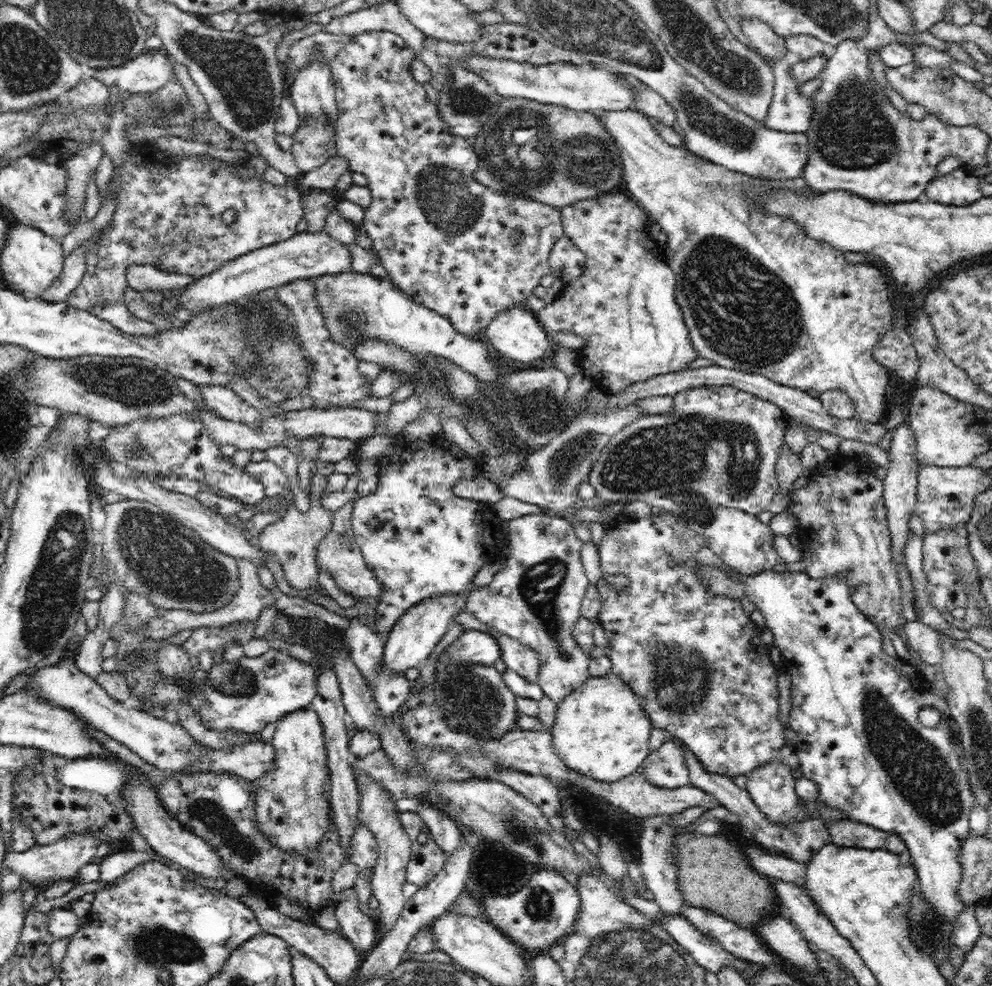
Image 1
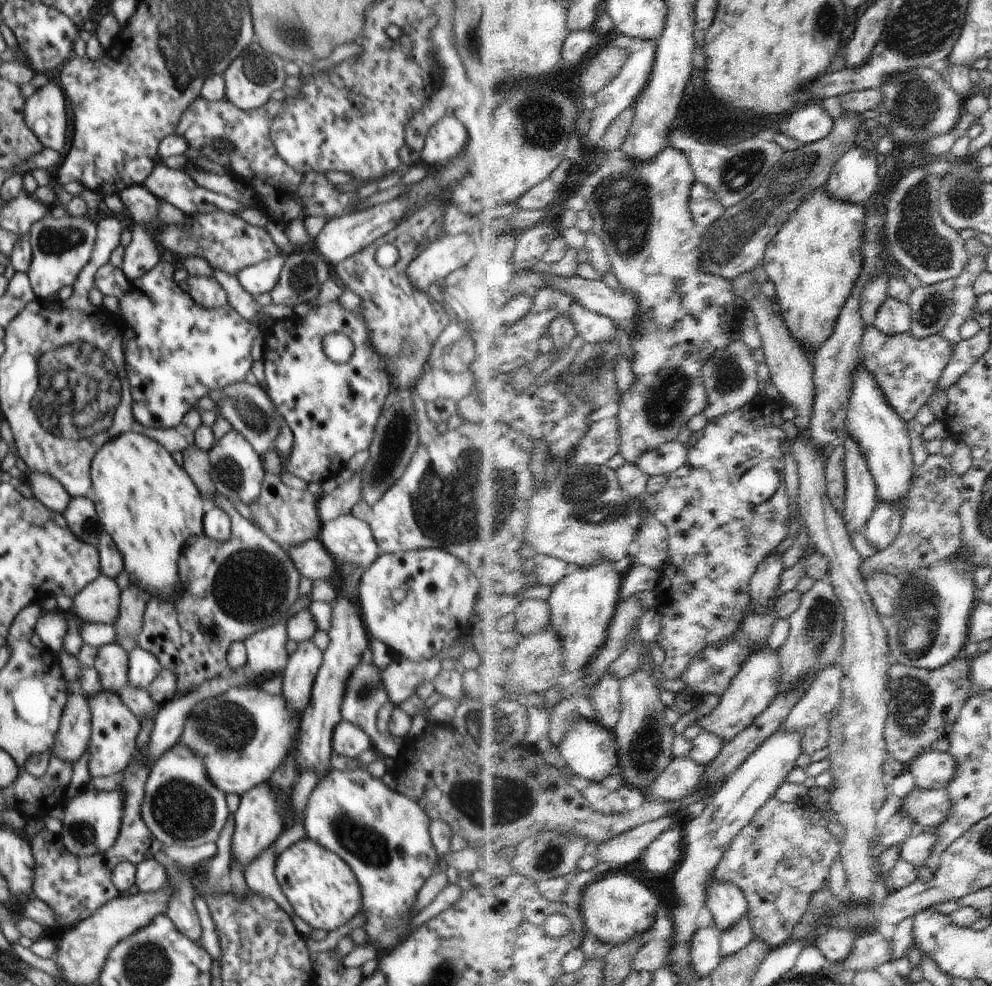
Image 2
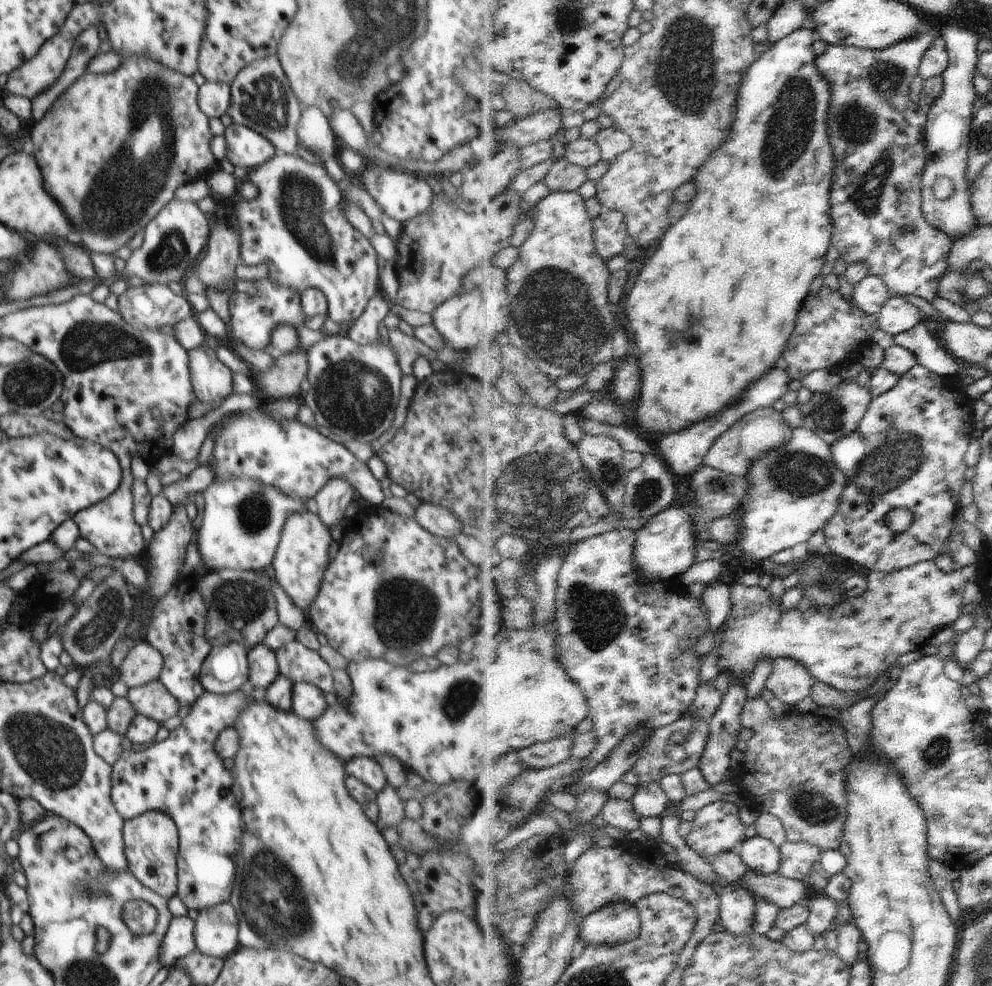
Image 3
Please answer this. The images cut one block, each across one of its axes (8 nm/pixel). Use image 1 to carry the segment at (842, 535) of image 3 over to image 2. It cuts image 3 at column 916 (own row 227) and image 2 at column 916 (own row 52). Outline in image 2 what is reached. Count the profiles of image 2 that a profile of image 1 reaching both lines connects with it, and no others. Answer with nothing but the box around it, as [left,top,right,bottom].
[861,326,956,422]

